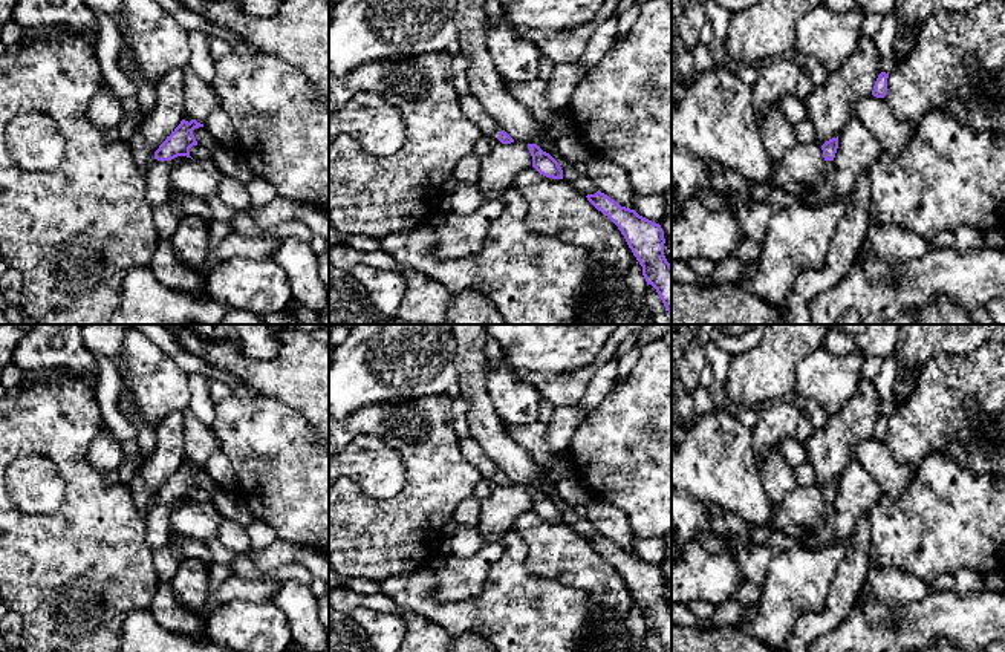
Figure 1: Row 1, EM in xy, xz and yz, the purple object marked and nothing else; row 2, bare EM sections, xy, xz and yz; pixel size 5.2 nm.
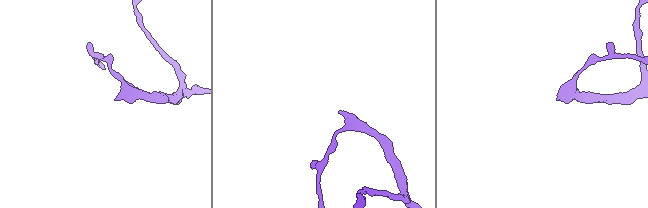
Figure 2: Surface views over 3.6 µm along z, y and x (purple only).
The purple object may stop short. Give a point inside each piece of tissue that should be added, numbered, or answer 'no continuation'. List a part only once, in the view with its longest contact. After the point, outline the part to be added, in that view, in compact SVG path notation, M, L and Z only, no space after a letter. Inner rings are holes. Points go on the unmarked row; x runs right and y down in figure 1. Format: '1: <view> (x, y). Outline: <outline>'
1: xy (158, 528). Outline: M153 502L148 510L145 519L147 523L145 542L151 551L165 548L170 543L171 531L168 523L168 514L170 514L168 504Z

